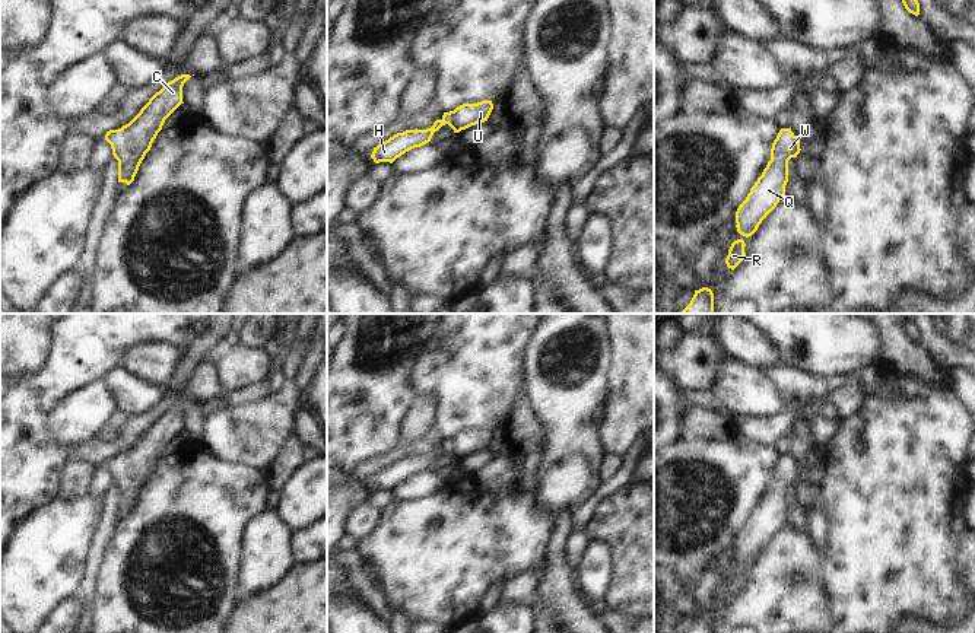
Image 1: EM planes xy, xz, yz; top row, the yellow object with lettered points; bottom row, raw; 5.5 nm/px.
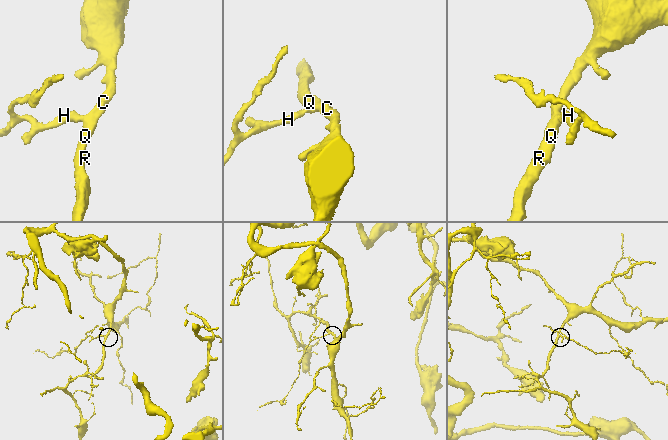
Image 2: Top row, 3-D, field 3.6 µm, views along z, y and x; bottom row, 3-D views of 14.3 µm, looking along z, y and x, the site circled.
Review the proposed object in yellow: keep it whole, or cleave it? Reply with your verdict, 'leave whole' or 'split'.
leave whole

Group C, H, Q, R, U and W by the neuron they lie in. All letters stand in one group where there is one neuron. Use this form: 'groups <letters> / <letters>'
groups C H Q R U W

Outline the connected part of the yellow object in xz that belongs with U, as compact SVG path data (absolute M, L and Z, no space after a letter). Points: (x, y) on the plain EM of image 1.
M482 427L477 430L463 430L454 438L444 439L441 446L436 446L431 455L426 457L406 457L397 459L388 467L374 474L371 484L375 490L390 489L393 490L397 484L406 478L420 474L431 468L435 458L442 452L448 451L454 459L460 459L471 452L488 448L493 436L492 427Z

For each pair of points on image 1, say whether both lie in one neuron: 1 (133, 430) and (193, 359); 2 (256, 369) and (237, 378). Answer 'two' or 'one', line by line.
1: two
2: one

